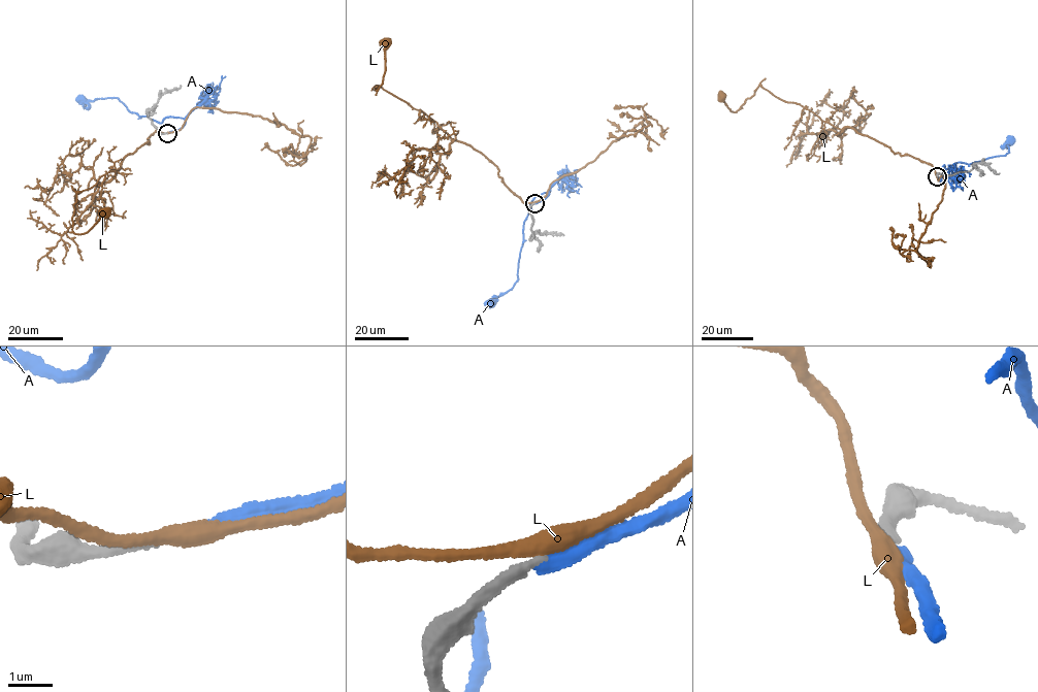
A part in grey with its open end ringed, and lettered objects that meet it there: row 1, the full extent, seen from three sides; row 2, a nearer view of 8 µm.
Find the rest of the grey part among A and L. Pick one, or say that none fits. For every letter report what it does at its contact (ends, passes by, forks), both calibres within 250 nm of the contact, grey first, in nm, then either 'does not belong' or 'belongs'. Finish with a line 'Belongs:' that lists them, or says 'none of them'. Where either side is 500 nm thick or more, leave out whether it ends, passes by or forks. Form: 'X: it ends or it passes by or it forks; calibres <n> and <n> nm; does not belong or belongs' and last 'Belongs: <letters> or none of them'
A: it ends; calibres 240 and 240 nm; belongs
L: it passes by; calibres 240 and 360 nm; does not belong
Belongs: A

